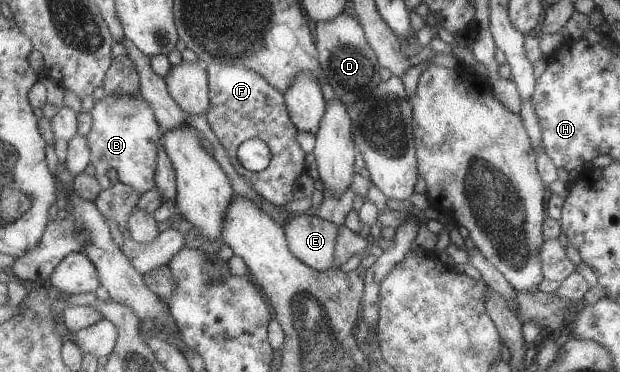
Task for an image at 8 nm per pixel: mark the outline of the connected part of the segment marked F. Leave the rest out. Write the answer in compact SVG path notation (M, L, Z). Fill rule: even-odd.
M213 63L207 65L206 70L210 76L210 96L212 99L212 108L206 118L215 136L217 136L223 148L225 148L234 169L265 200L270 201L277 207L289 204L289 202L295 199L294 187L298 179L302 177L303 172L305 172L307 154L301 148L301 144L297 142L297 134L300 131L295 126L294 120L291 119L290 111L286 104L286 95L281 90L278 90L277 87L273 87L258 71L252 70L249 67ZM250 139L263 140L271 148L271 165L262 172L249 171L243 166L237 155L241 144Z

